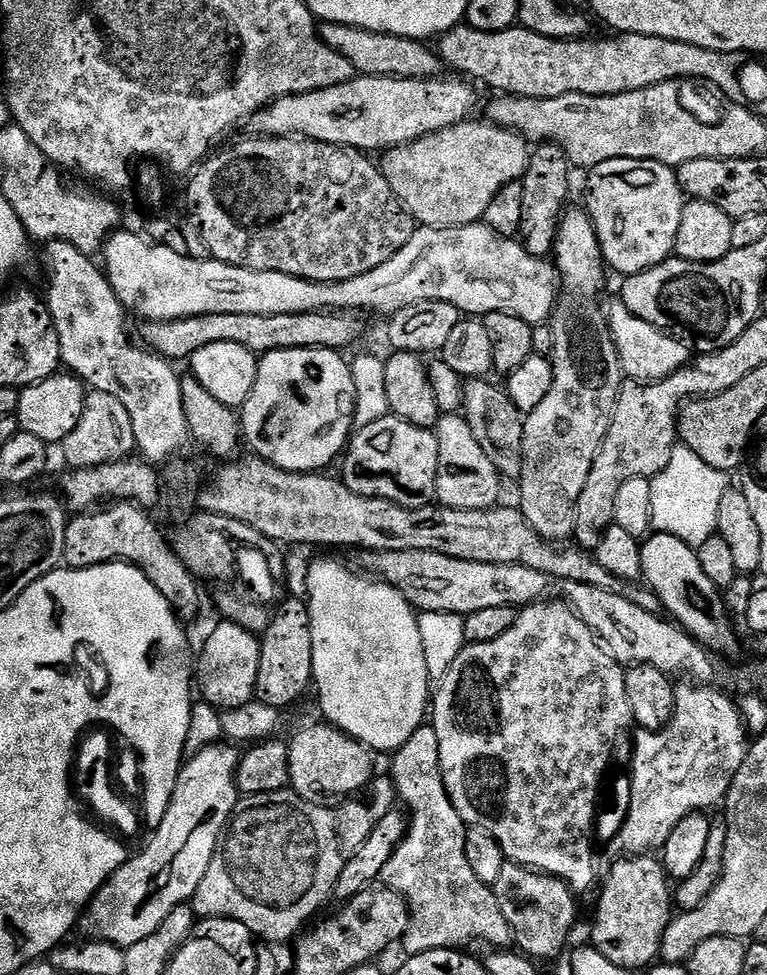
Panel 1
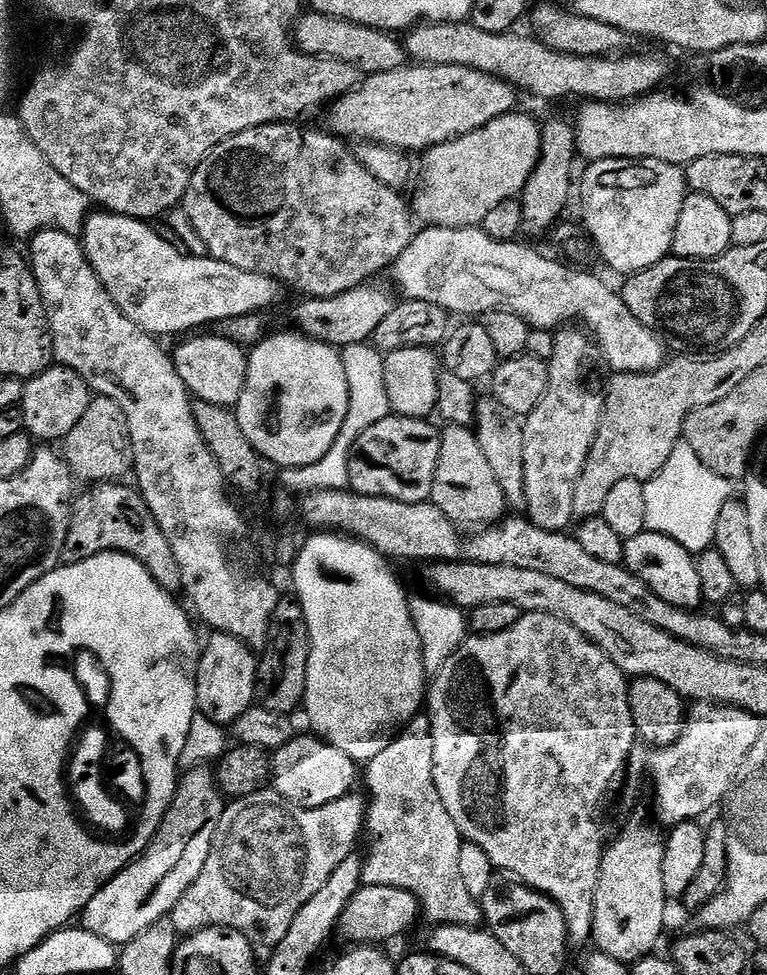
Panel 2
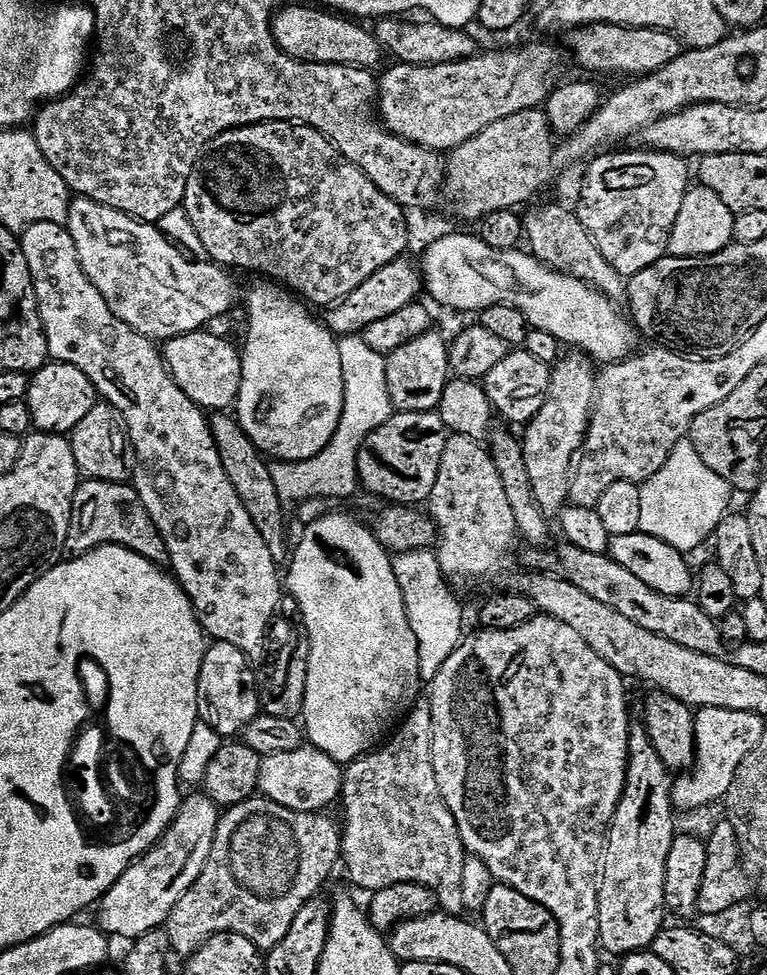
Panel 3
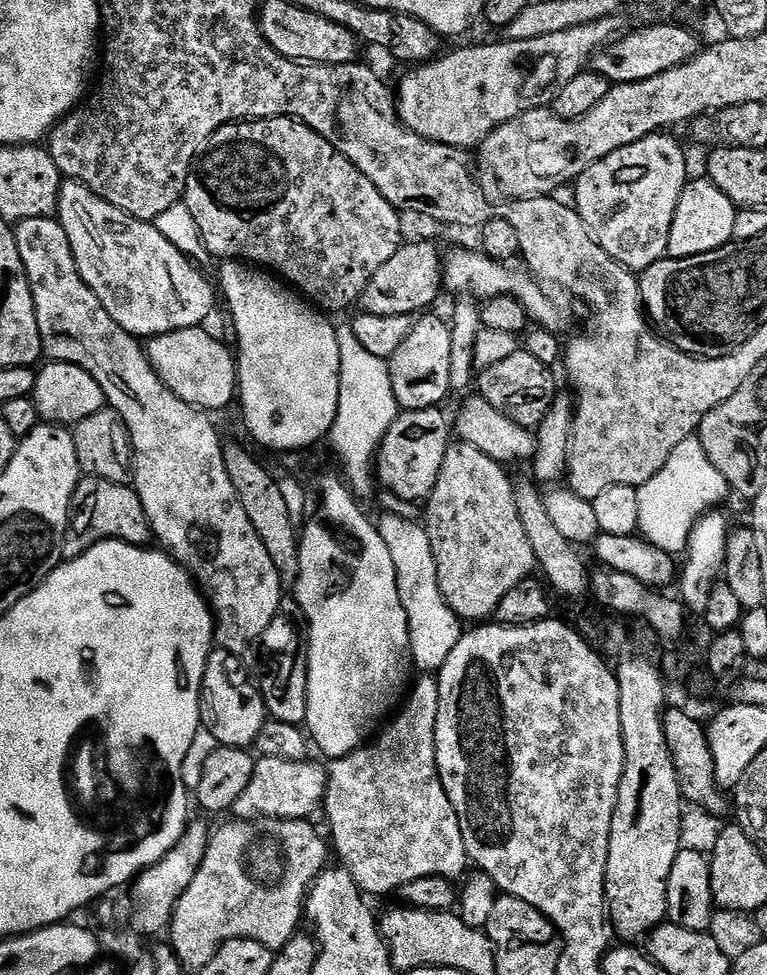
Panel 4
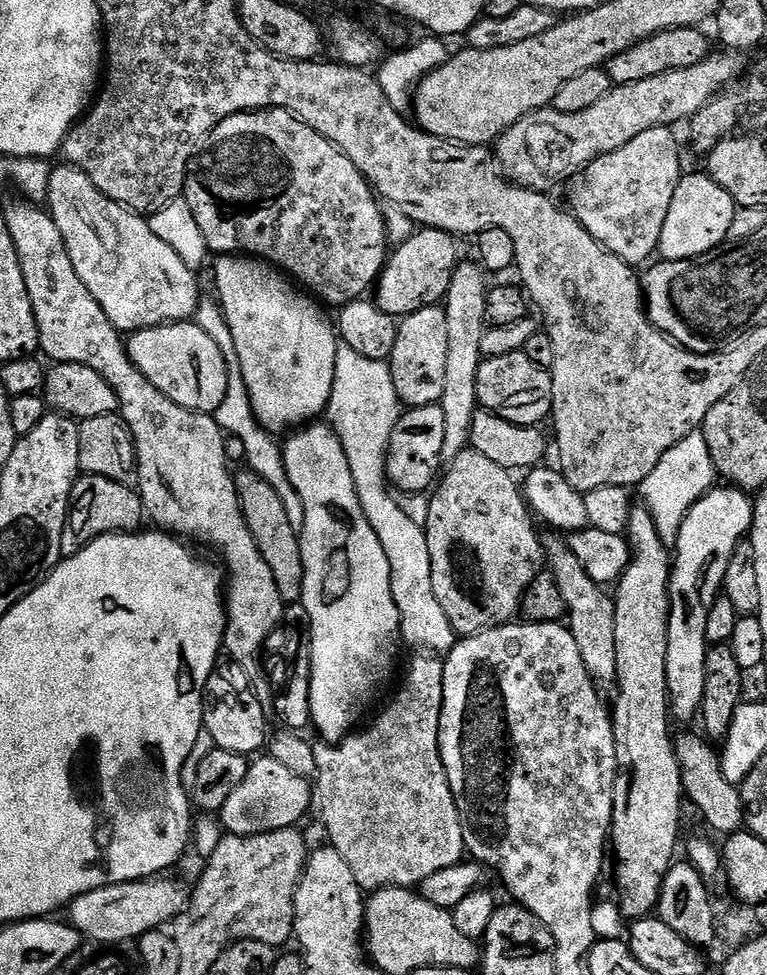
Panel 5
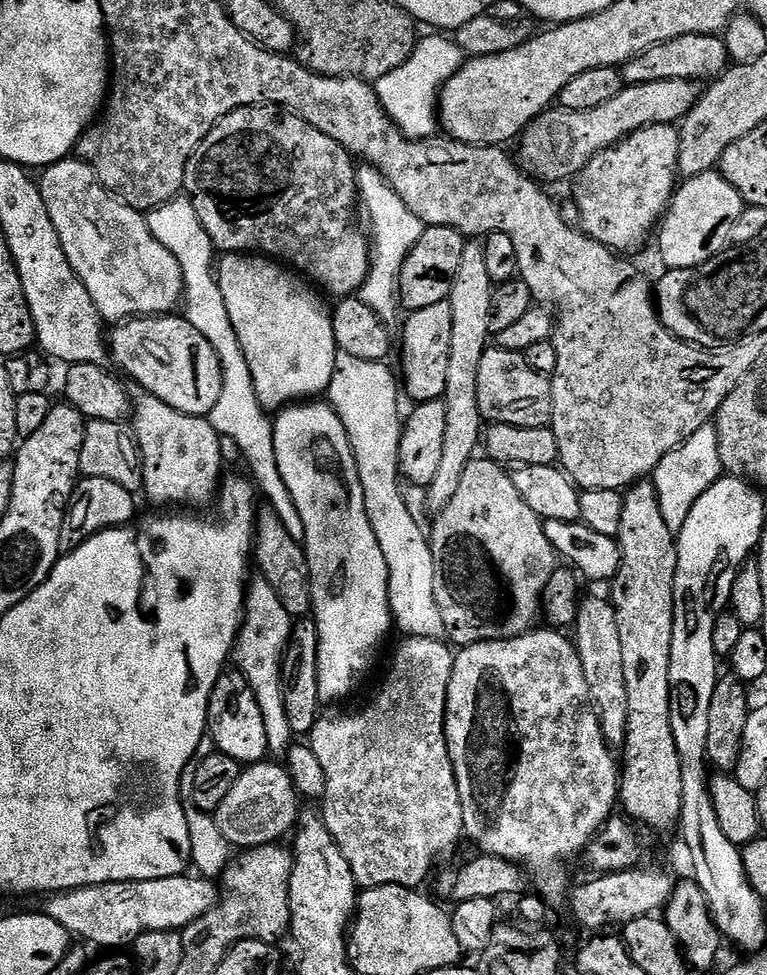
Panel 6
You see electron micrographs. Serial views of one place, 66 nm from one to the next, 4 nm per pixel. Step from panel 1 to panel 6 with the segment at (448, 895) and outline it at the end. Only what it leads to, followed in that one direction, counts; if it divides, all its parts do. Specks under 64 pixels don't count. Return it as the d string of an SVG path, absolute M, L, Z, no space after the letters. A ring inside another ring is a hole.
M410 636L401 639L401 641L401 644L396 648L396 653L392 656L392 665L389 666L388 673L384 676L384 685L373 694L372 701L365 708L360 708L357 712L348 712L345 716L321 715L310 733L310 746L314 750L314 754L318 754L318 763L321 764L322 771L326 773L326 794L322 801L322 807L324 807L322 819L330 830L334 842L342 850L346 862L350 862L350 870L361 889L390 886L391 884L419 889L420 883L431 874L436 859L446 855L464 836L462 798L458 794L458 782L454 778L454 766L450 758L448 739L444 733L448 683L452 677L456 657L453 649L444 640Z

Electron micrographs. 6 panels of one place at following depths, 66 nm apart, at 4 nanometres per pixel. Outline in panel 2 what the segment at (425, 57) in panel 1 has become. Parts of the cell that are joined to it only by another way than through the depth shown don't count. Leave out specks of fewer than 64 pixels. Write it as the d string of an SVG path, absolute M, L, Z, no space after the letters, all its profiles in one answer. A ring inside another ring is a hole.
M311 10L305 11L297 19L294 43L305 56L324 56L328 60L346 62L361 74L394 70L409 63L408 53L395 35Z

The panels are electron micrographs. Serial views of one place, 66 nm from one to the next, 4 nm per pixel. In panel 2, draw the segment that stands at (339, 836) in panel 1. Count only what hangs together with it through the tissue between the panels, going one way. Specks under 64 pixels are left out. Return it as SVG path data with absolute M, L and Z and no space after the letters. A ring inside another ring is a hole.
M275 790L255 792L233 799L227 805L216 831L216 843L212 845L210 858L202 866L202 874L178 898L170 919L177 933L191 934L207 928L233 928L243 934L253 945L274 946L286 938L286 930L297 914L326 886L326 878L357 851L360 832L365 831L368 804L363 795L349 794L321 808L299 808L281 800Z

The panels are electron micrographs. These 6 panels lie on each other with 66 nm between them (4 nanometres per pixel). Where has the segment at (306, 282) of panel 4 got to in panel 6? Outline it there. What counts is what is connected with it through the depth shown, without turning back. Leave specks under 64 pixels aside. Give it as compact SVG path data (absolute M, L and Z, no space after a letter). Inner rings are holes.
M263 103L256 105L255 108L236 108L230 114L226 114L226 118L219 120L214 126L214 130L210 130L206 139L190 154L190 162L186 162L184 167L183 191L192 201L206 234L210 234L213 249L224 254L229 252L259 254L261 257L271 258L277 262L283 261L285 265L295 269L301 277L311 281L317 289L327 293L329 297L332 295L332 298L352 298L359 293L360 288L366 282L368 270L372 266L369 237L365 233L363 236L352 225L352 219L358 216L358 193L356 191L358 170L352 164L354 165L354 157L341 144L334 142L334 138L322 134L322 130L314 130L314 126L310 126L310 122L298 118L293 112L287 112L285 108Z

